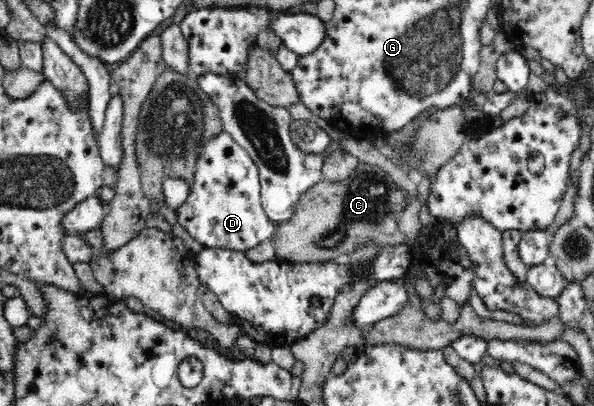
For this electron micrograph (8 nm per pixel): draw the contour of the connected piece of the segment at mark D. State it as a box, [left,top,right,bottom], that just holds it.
[176,128,274,252]

